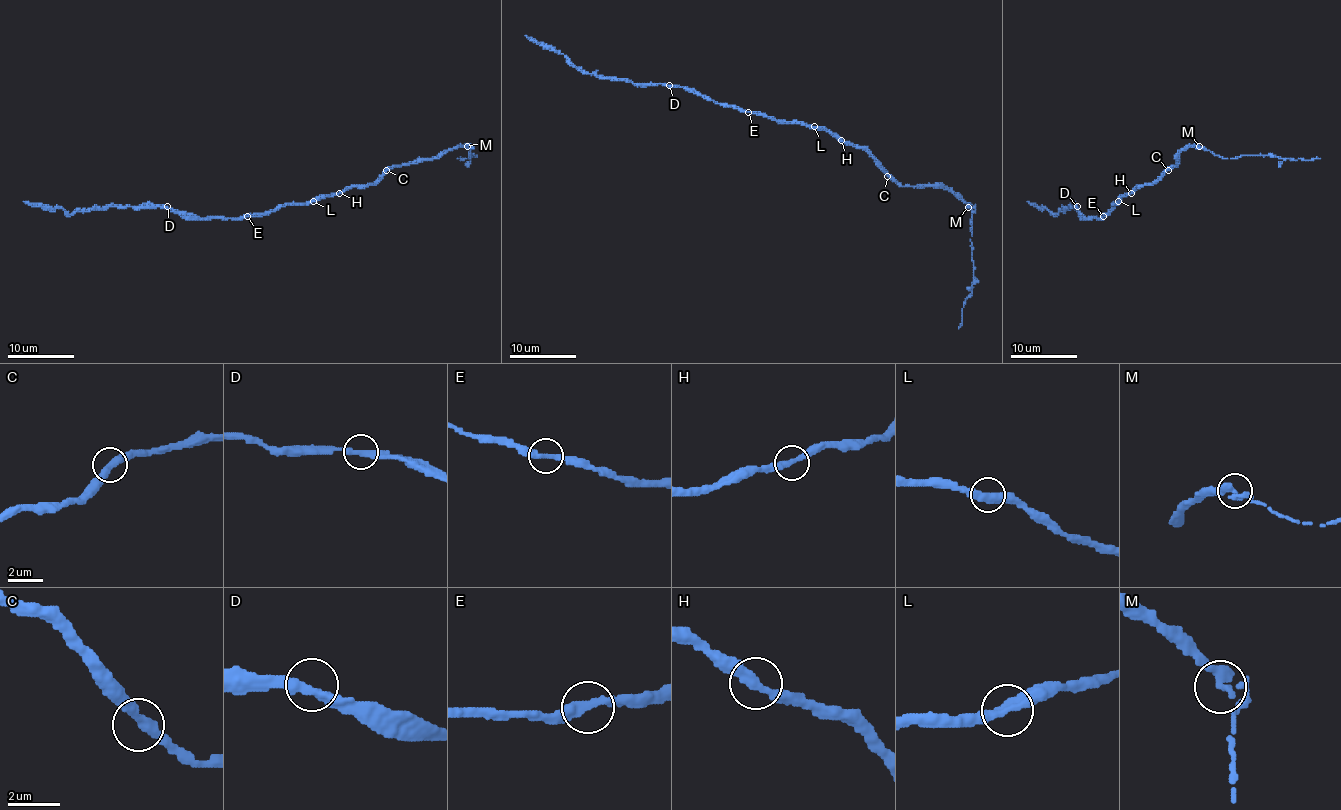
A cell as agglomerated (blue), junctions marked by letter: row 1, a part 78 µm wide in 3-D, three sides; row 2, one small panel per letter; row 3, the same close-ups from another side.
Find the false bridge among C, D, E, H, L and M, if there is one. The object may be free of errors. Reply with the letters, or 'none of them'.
M

